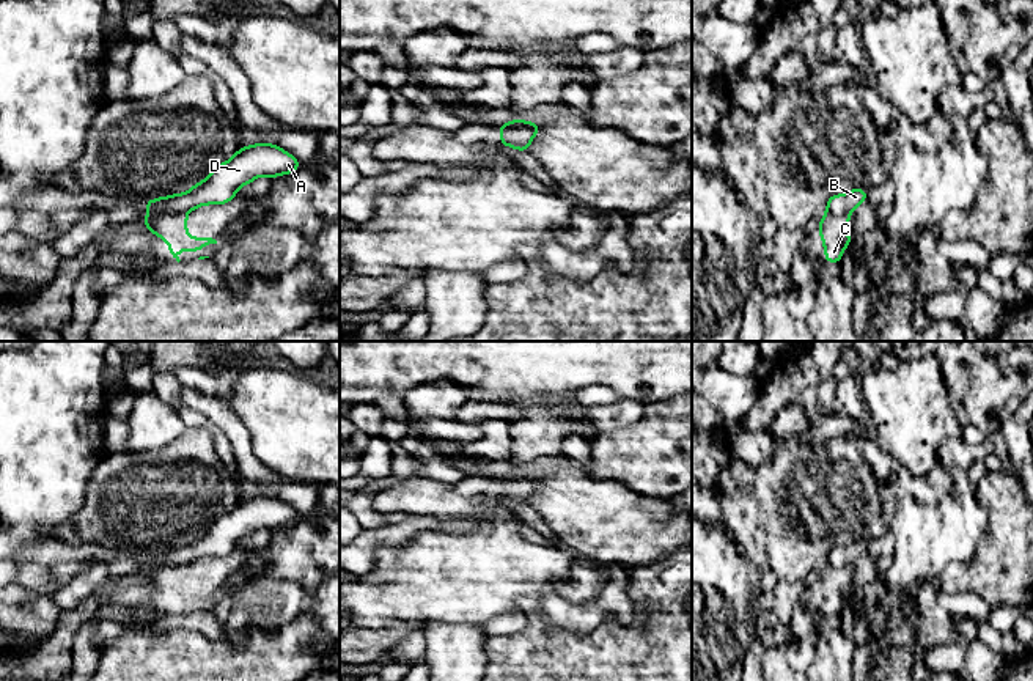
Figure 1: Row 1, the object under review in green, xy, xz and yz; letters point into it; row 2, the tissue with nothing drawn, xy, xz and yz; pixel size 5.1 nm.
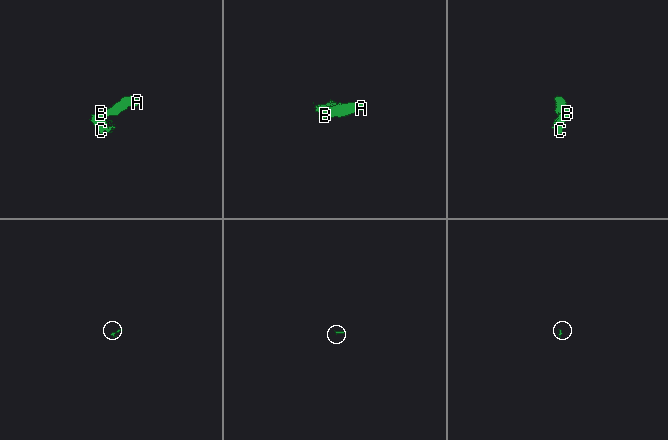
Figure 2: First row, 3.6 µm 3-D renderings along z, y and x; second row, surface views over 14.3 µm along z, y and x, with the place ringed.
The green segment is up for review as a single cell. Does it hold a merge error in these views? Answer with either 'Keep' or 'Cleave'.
Cleave

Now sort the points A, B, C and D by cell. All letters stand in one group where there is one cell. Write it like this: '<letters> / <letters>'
A B D / C

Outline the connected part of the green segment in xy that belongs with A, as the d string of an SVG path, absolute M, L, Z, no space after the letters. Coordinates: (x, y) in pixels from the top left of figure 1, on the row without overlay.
M255 495L242 499L226 514L219 516L214 524L192 538L189 544L146 552L146 565L167 568L189 565L204 557L225 557L236 544L259 528L281 528L296 524L300 514L278 497Z

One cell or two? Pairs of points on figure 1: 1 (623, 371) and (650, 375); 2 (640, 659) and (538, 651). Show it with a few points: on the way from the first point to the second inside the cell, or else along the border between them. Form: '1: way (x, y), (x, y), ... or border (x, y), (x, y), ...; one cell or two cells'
1: way (629, 371), (643, 373); one cell
2: way (615, 659), (563, 659); one cell

